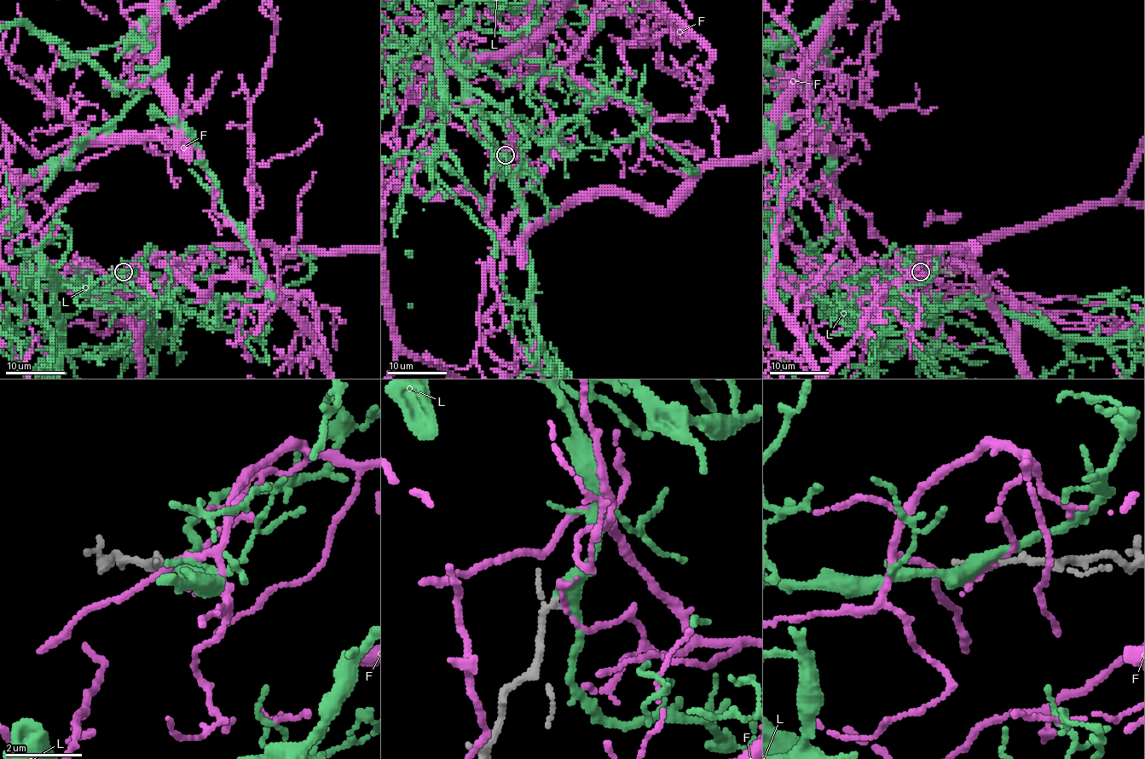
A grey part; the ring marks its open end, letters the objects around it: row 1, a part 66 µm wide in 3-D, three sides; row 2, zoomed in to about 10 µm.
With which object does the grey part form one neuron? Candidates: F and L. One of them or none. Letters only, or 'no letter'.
L

